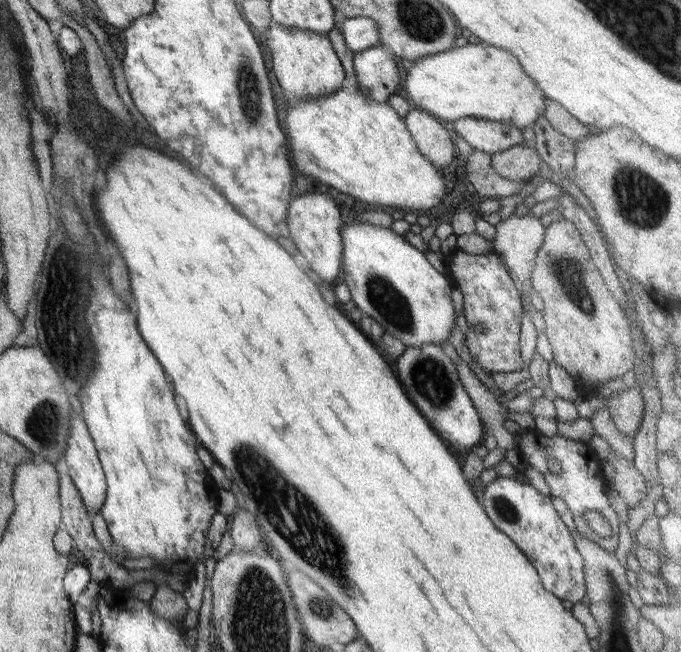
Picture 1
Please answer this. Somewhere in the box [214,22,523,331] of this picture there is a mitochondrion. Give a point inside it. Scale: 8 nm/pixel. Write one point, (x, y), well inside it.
(248, 87)

